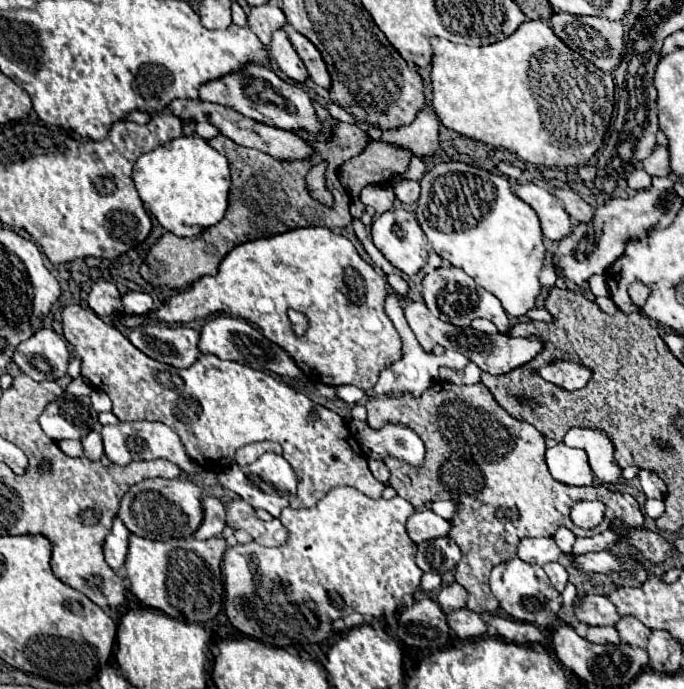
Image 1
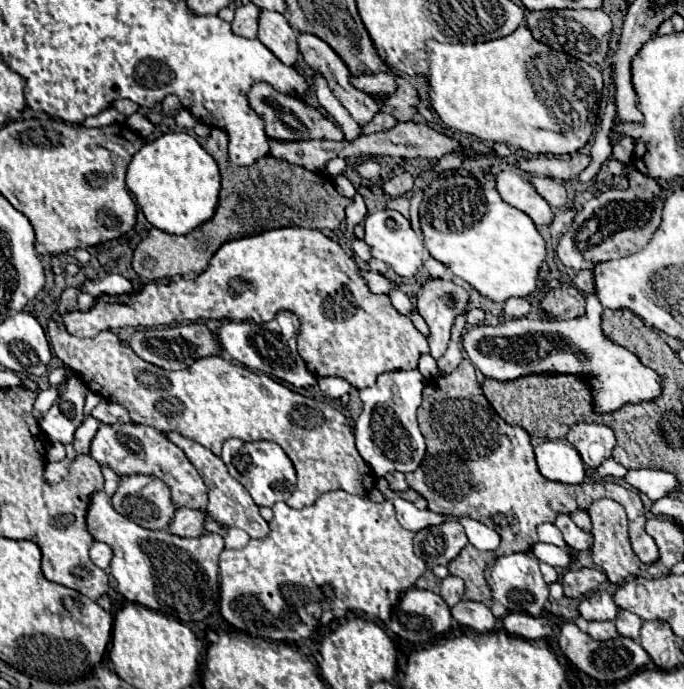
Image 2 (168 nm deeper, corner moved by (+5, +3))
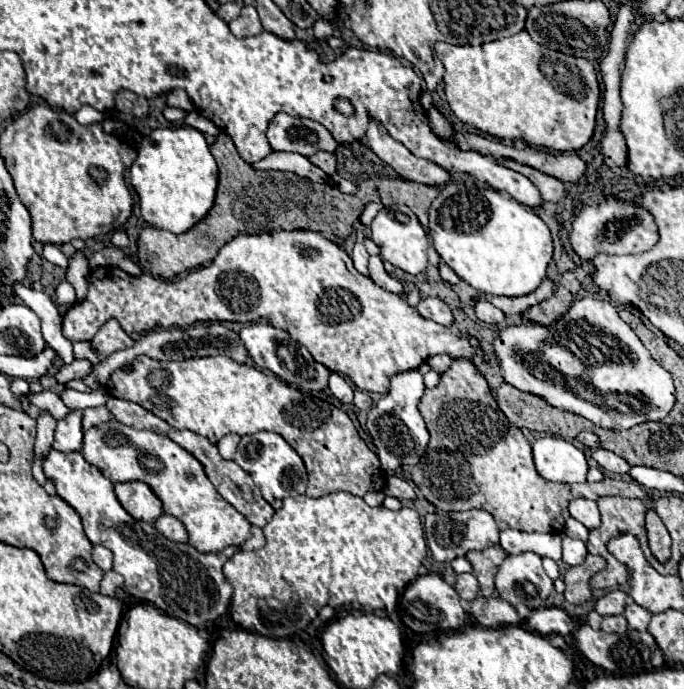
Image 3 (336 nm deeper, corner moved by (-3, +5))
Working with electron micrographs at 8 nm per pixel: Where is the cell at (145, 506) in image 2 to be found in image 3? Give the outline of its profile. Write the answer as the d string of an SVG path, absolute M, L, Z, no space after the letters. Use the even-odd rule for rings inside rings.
M143 482L115 484L115 494L121 506L125 506L125 510L129 510L129 514L133 514L133 518L137 520L153 522L163 514L161 500Z

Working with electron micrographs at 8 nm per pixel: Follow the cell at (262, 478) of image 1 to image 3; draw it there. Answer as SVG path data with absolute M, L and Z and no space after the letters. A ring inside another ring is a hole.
M257 432L243 436L235 454L235 462L253 478L261 488L261 494L267 502L283 500L293 494L305 494L307 488L307 470L301 456L275 432Z

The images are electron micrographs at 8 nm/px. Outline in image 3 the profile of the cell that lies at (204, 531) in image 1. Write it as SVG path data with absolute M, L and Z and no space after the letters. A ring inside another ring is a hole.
M161 514L153 526L157 528L157 532L161 532L165 538L173 540L173 542L185 542L187 540L187 532L185 532L185 526L173 518L173 516L167 516L167 514Z

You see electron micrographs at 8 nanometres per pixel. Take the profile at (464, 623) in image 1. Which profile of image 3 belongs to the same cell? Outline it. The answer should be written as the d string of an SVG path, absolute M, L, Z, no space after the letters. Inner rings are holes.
M477 596L471 602L471 614L477 618L479 624L483 624L487 628L497 628L497 626L521 622L521 618L517 616L517 610L501 598Z

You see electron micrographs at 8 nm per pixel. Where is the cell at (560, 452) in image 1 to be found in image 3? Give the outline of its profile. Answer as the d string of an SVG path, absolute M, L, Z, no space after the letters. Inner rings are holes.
M543 436L533 442L537 472L549 482L585 482L587 458L569 440Z

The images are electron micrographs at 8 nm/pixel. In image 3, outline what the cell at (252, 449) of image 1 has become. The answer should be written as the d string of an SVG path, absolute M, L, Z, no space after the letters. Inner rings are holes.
M227 434L227 436L221 438L219 444L217 444L219 454L221 454L225 460L233 460L235 450L237 450L237 444L239 444L239 436L237 436L237 434Z

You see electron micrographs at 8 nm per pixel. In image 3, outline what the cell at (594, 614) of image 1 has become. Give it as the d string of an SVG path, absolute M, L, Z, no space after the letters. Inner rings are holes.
M621 590L609 592L609 594L605 594L603 598L599 598L599 600L597 600L595 610L597 610L601 616L623 614L623 610L625 610L625 598L627 598L627 594L625 594L625 592L621 592Z

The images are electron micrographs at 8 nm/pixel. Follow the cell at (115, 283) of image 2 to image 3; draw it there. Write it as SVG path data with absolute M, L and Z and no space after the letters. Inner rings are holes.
M61 282L57 288L55 288L55 294L53 294L53 298L55 298L55 304L57 306L63 306L63 304L75 304L75 290L73 290L73 286L69 284L69 282Z

